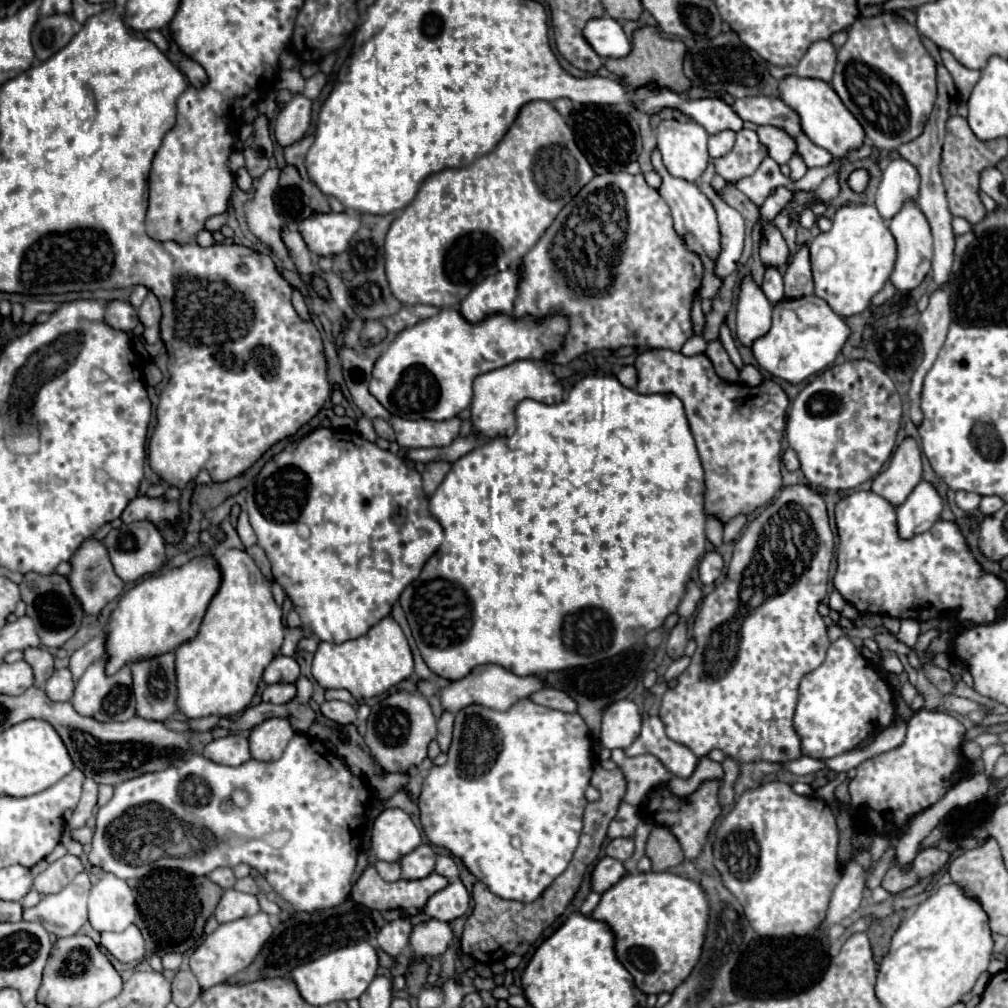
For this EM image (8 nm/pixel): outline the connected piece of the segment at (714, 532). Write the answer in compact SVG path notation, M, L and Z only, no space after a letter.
M708 515L706 517L706 535L708 535L710 543L720 545L722 543L722 533L724 533L724 523L718 521L718 517Z

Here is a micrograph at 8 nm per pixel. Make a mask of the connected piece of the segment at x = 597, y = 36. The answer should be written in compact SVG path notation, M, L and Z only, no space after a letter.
M612 17L588 21L584 37L600 57L626 57L632 49L622 25Z

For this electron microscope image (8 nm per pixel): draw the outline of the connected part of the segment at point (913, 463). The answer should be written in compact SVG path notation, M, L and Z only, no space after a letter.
M904 439L894 457L890 459L888 469L884 469L872 483L872 491L884 497L890 505L898 507L906 501L912 489L922 481L922 457L914 439Z

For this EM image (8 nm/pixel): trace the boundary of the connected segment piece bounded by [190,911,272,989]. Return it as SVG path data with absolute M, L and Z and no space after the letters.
M258 911L256 915L242 917L232 923L224 923L214 933L206 935L204 941L194 949L194 953L190 957L190 969L196 975L200 987L210 989L210 987L226 981L228 977L236 975L238 971L242 971L246 965L250 965L250 961L254 961L254 957L260 953L262 945L268 941L270 933L272 933L270 917L264 911Z

